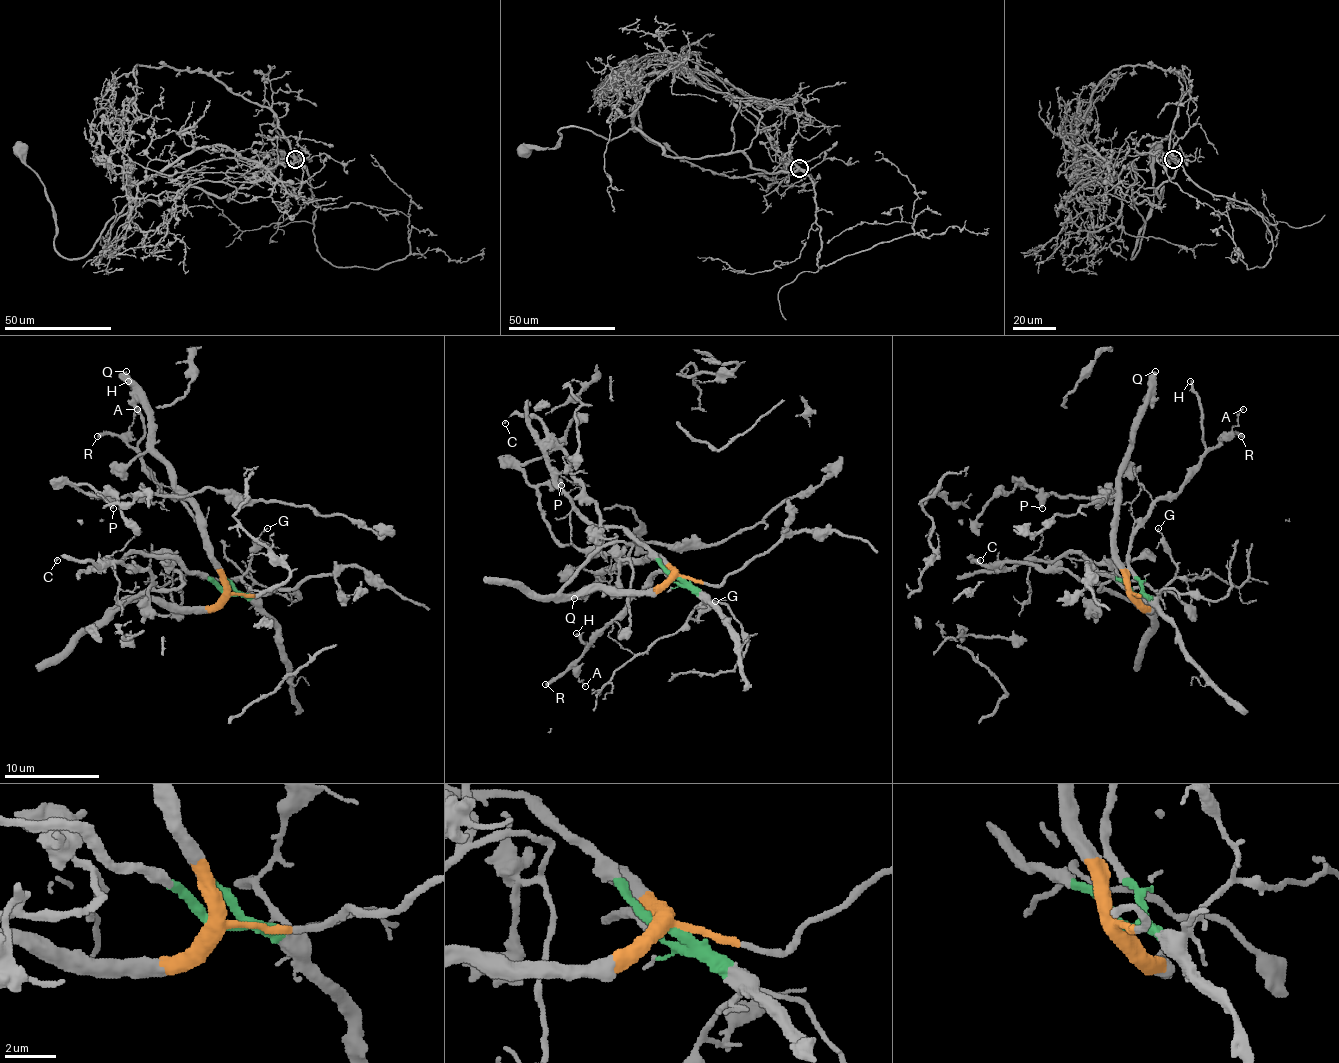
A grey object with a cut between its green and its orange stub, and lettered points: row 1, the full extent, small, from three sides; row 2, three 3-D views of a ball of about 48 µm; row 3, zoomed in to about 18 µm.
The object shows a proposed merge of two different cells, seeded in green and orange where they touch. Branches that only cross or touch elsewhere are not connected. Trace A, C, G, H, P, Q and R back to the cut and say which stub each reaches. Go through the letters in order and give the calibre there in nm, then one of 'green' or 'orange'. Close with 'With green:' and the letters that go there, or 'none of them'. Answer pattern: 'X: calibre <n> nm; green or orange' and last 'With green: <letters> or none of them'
A: calibre 130 nm; green
C: calibre 80 nm; orange
G: calibre 110 nm; green
H: calibre 150 nm; green
P: calibre 440 nm; orange
Q: calibre 550 nm; orange
R: calibre 280 nm; green
With green: A, G, H, R

